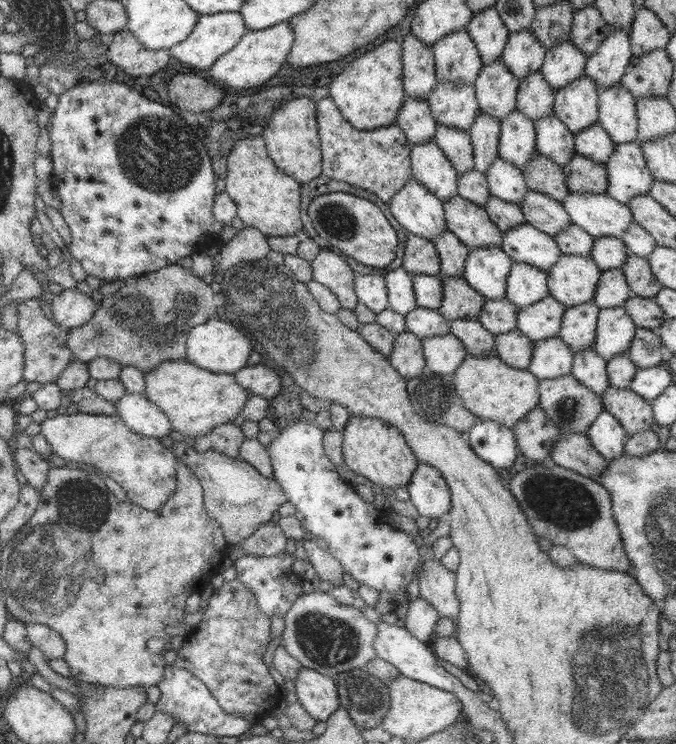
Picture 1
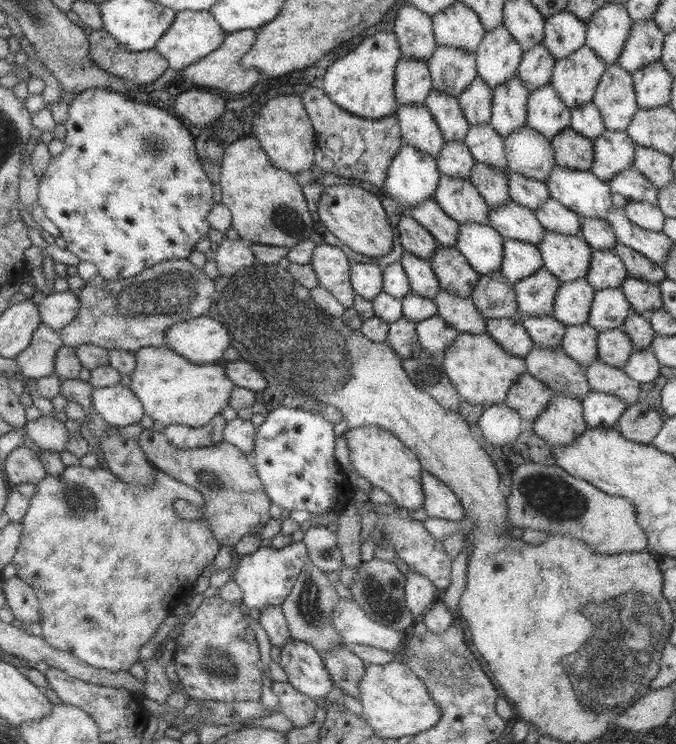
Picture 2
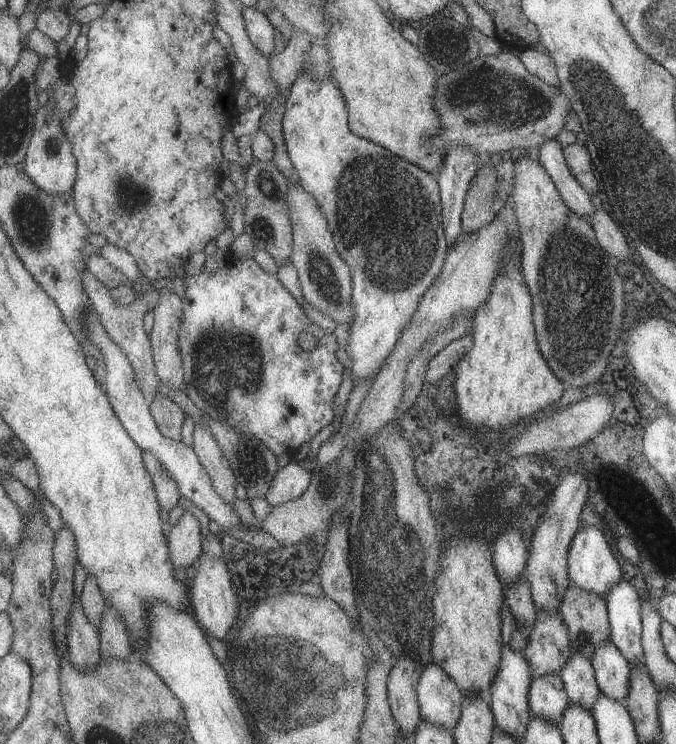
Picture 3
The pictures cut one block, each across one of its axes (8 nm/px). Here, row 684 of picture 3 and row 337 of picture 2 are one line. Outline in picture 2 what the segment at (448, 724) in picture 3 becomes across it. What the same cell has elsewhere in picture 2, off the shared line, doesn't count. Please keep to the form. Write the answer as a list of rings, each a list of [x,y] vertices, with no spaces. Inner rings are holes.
[[[436,314],[416,322],[415,332],[424,352],[441,355],[453,344],[455,337],[460,333]]]

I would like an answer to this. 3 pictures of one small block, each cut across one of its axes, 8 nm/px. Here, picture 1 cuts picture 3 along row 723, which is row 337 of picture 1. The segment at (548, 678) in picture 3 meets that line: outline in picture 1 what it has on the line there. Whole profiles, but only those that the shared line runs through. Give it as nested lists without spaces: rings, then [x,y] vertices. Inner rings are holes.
[[[559,335],[534,342],[529,366],[526,368],[537,380],[554,379],[571,373],[573,351]]]

